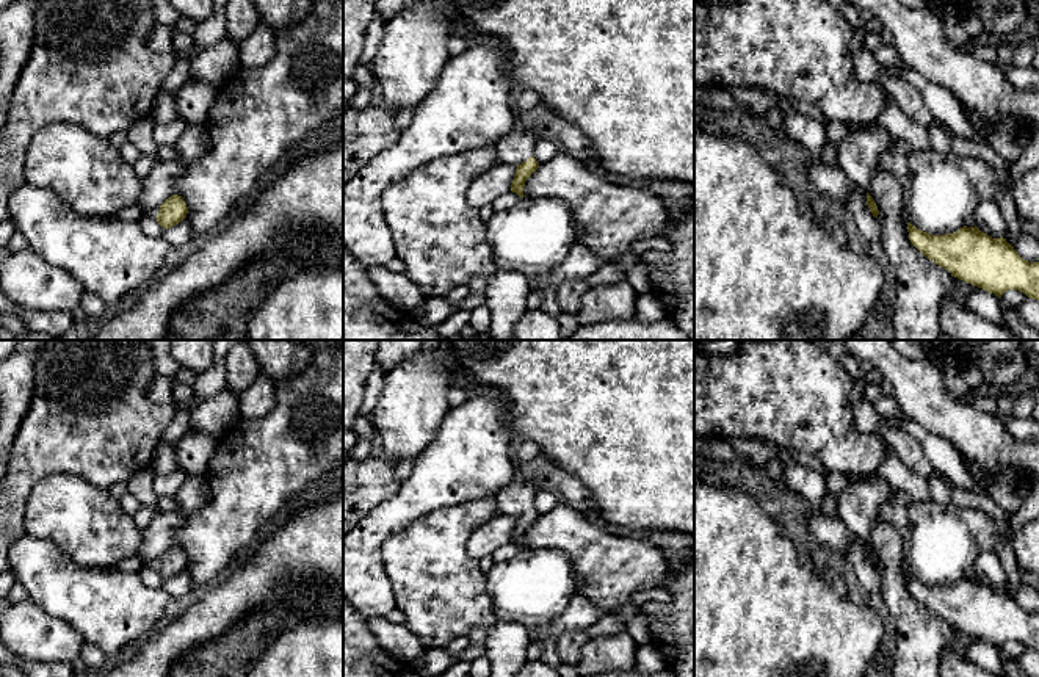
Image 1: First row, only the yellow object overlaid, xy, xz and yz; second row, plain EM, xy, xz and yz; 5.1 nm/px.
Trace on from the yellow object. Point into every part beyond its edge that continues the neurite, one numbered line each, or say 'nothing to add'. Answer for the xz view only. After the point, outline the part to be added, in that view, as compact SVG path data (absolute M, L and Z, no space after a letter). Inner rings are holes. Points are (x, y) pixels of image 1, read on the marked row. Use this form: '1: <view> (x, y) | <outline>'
1: xz (516, 148) | M538 116L528 118L523 130L514 129L495 144L498 165L522 165L531 158L534 144L542 135L544 122Z

